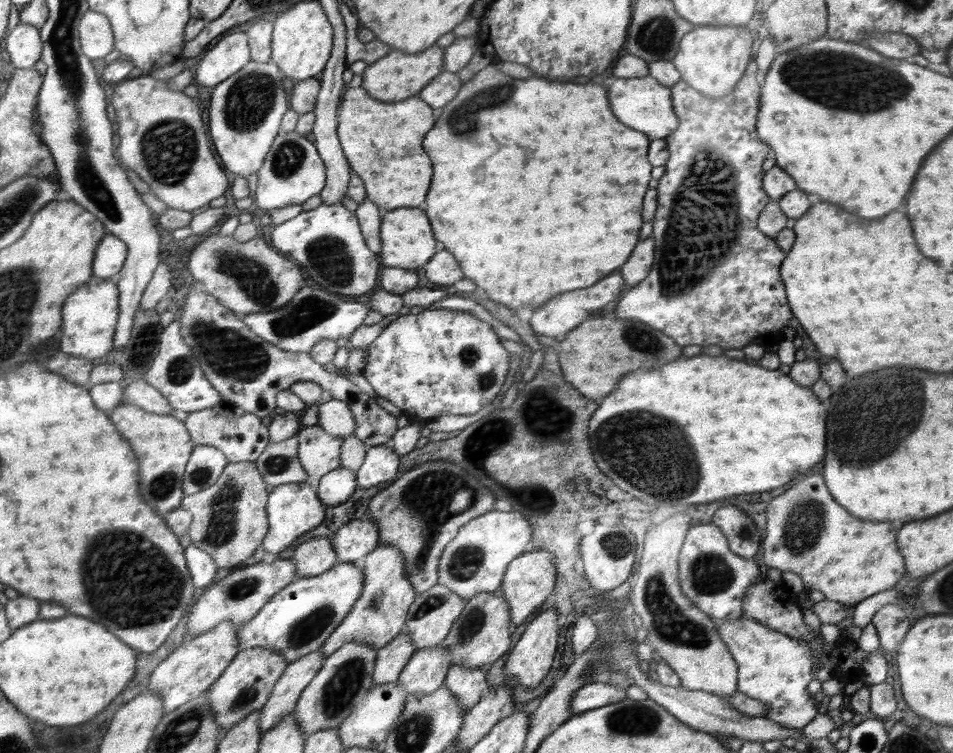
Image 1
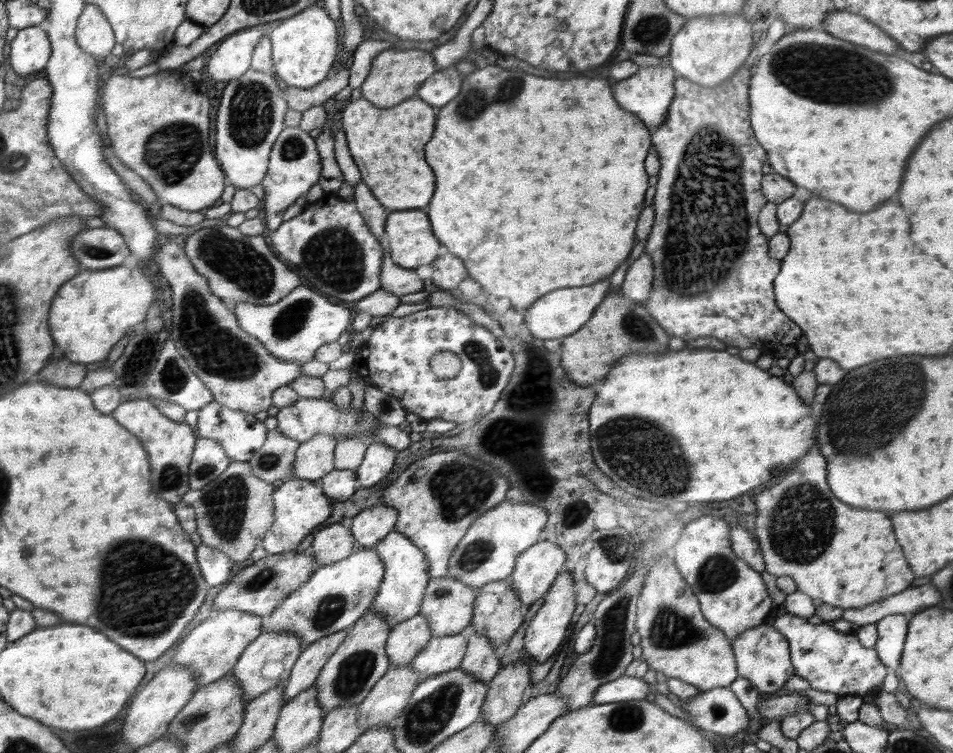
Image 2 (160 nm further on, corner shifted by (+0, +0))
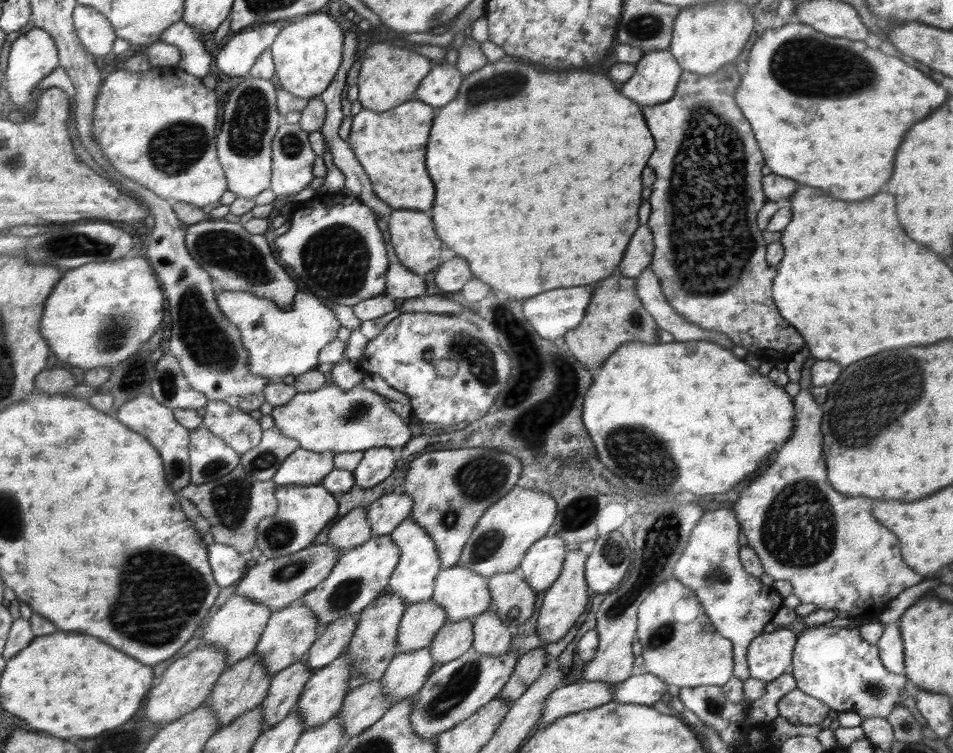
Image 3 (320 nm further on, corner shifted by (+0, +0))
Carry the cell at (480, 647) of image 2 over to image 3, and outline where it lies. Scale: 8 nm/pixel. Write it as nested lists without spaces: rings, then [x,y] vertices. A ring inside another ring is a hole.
[[[488,609],[472,621],[474,633],[472,649],[491,657],[504,655],[509,650],[514,632],[509,625],[499,619],[496,610]]]

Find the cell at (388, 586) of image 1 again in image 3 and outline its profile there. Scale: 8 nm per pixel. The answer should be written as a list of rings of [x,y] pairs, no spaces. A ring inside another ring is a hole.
[[[409,517],[391,532],[393,541],[401,548],[400,562],[390,577],[388,592],[402,598],[406,606],[433,599],[436,590],[437,575],[442,569],[440,553],[433,537],[423,529],[412,517]]]

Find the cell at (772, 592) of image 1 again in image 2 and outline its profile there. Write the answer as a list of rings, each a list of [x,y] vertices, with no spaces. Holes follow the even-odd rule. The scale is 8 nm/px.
[[[785,612],[783,615],[771,615],[770,626],[779,630],[789,644],[791,663],[795,674],[807,680],[811,688],[832,692],[839,697],[845,695],[872,696],[883,686],[883,678],[890,671],[872,648],[861,646],[854,633],[843,633],[834,629],[832,625],[823,622],[811,624],[807,618]]]

